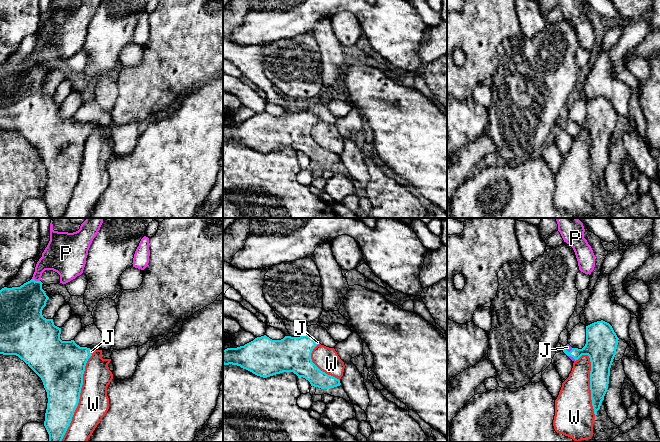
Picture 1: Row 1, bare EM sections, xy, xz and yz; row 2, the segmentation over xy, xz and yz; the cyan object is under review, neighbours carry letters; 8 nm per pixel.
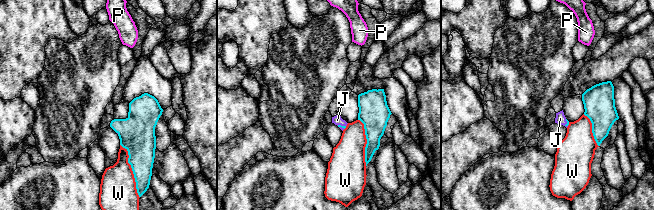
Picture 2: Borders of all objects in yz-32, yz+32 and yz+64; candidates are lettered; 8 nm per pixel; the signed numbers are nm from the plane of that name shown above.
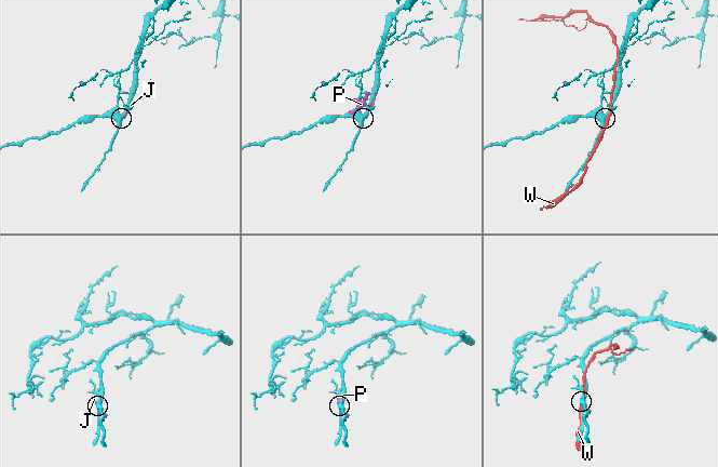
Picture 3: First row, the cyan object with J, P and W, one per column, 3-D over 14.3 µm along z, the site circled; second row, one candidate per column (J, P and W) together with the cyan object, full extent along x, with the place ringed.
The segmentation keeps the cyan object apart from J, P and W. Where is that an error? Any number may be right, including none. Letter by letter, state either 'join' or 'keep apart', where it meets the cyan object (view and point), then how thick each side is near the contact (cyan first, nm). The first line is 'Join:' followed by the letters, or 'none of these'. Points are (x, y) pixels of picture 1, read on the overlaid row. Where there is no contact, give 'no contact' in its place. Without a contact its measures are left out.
Join: J
J: join; meets cyan in yz at (567, 351); 200 nm thick on the cyan side, 50 nm on the other
P: keep apart; meets cyan in xy at (36, 281); 340 nm thick on the cyan side, 220 nm on the other
W: keep apart; meets cyan in xy at (79, 398); 340 nm thick on the cyan side, 240 nm on the other

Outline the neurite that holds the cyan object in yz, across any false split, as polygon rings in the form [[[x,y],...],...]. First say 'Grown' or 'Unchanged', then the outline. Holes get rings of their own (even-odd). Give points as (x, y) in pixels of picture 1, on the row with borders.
Grown. [[[601,320],[586,326],[586,344],[582,349],[572,348],[569,344],[567,344],[563,350],[563,352],[572,361],[578,360],[582,355],[588,355],[590,358],[590,390],[595,417],[608,389],[610,368],[616,355],[618,340],[619,338],[614,332],[612,326],[609,323]]]

